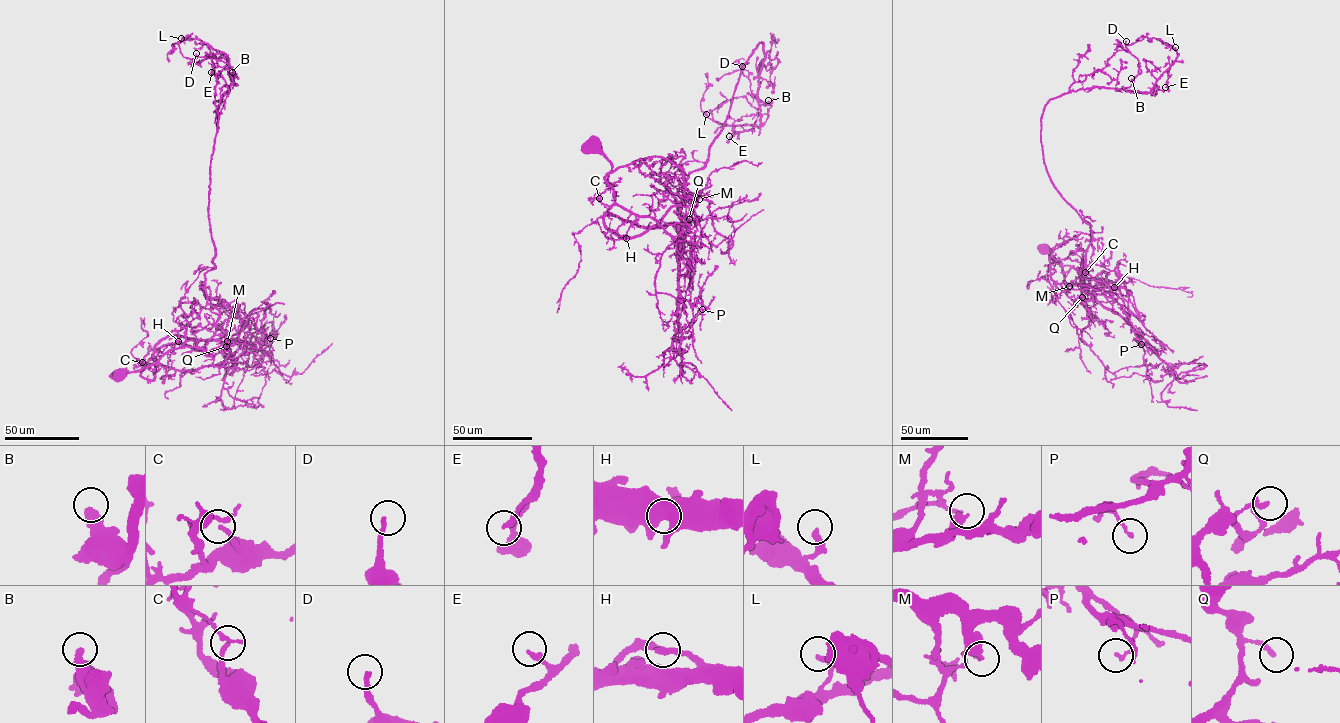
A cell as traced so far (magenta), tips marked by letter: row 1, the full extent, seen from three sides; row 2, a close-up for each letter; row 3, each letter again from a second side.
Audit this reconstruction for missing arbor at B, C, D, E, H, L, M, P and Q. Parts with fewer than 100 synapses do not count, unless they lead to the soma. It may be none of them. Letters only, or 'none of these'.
none of these

